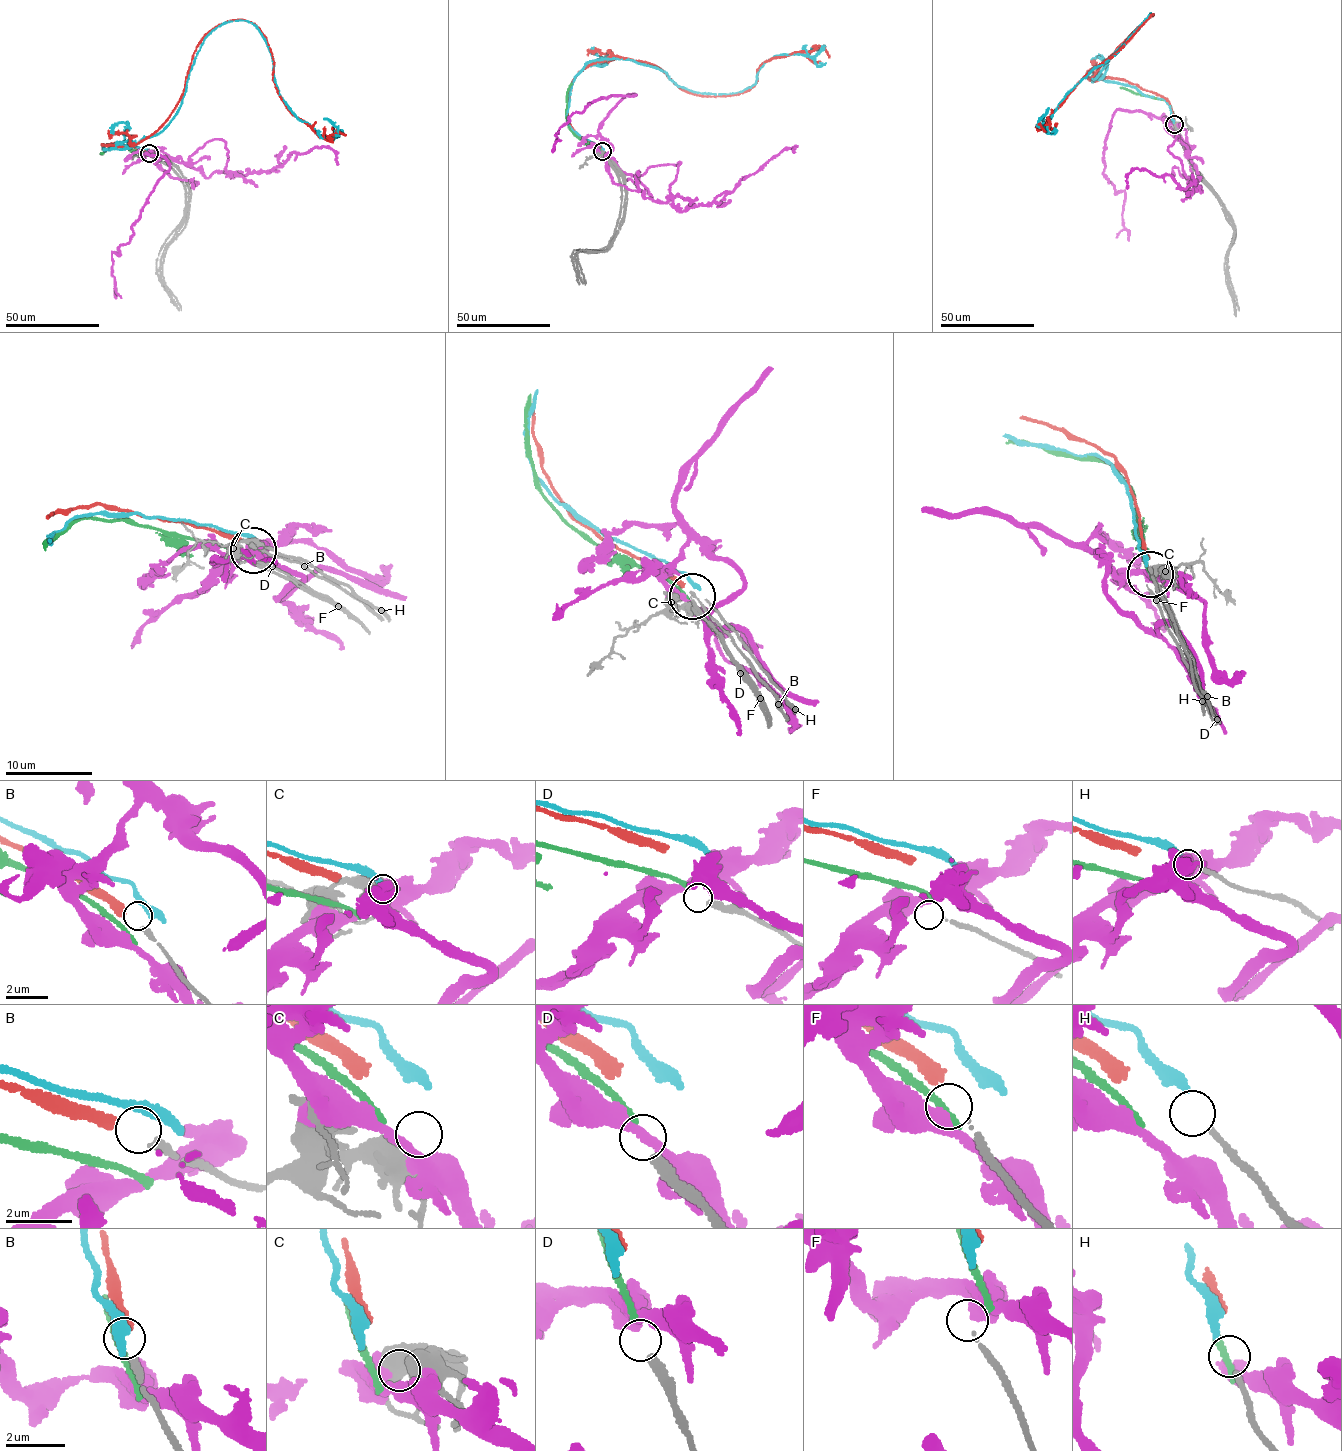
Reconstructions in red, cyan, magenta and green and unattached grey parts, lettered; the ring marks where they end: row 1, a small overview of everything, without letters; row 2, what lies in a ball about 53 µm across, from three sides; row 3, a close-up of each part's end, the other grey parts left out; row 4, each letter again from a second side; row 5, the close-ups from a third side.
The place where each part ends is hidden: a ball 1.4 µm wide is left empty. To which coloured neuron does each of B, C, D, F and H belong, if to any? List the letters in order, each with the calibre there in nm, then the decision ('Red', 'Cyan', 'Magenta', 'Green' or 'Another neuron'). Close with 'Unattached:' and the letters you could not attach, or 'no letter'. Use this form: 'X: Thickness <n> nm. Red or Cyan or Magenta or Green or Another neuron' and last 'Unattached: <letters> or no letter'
B: Thickness 260 nm. Red
C: Thickness 480 nm. Another neuron
D: Thickness 360 nm. Green
F: Thickness 130 nm. Another neuron
H: Thickness 170 nm. Cyan
Unattached: C, F

